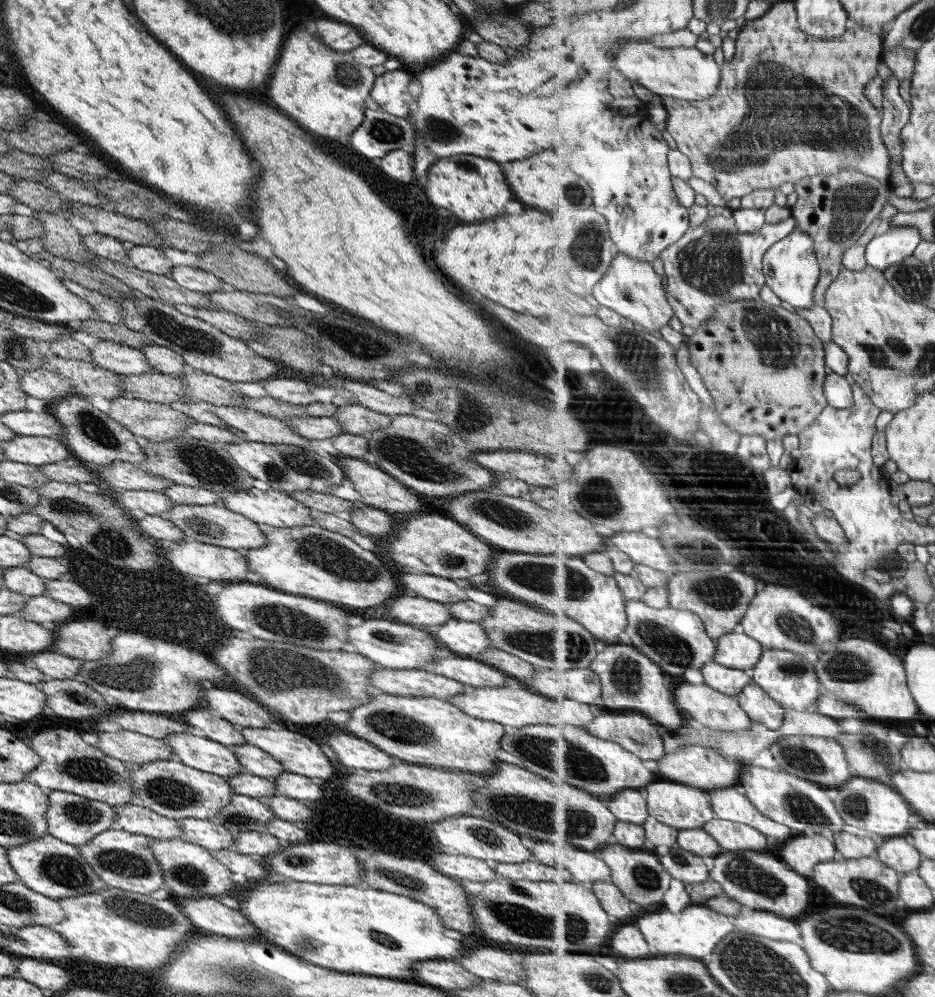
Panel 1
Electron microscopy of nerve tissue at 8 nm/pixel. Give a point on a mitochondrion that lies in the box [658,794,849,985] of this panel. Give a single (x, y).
(742, 873)

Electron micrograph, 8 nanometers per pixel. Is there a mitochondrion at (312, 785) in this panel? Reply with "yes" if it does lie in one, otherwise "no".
no

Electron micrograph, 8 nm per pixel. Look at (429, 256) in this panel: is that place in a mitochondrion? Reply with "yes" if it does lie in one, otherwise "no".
no

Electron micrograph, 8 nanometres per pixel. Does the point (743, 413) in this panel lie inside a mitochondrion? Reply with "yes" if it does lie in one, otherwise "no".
no

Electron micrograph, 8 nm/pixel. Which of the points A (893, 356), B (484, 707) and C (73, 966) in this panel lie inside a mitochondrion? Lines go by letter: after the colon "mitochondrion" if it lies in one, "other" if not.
A: mitochondrion
B: other
C: other

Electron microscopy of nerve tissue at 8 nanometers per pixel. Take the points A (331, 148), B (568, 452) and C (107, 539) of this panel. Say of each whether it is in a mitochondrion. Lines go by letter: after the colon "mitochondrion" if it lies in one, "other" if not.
A: other
B: other
C: mitochondrion

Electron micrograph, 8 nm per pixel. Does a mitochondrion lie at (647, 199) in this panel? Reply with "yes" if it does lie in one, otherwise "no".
no

